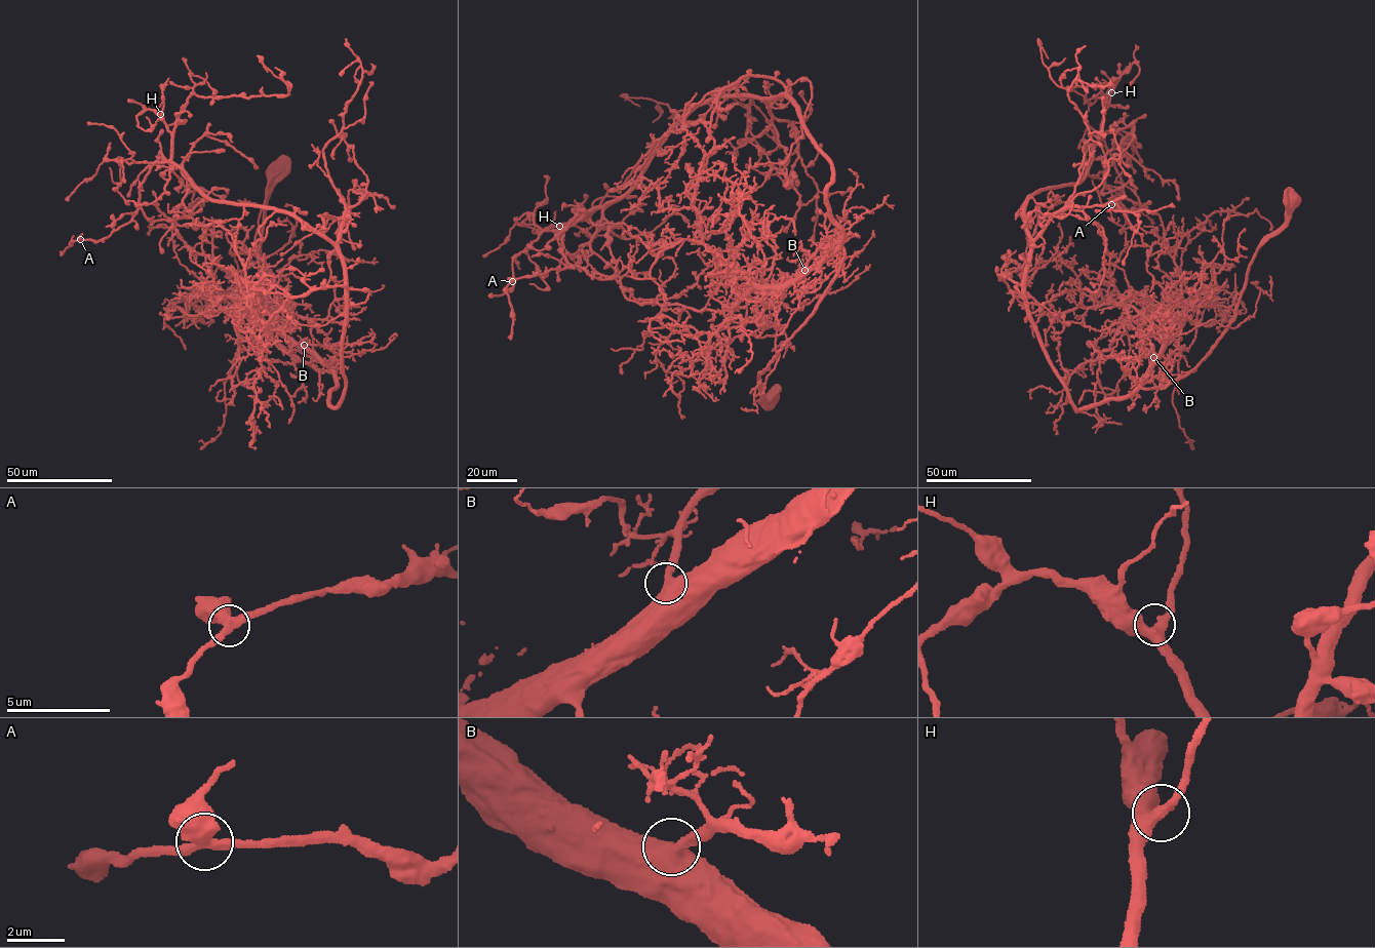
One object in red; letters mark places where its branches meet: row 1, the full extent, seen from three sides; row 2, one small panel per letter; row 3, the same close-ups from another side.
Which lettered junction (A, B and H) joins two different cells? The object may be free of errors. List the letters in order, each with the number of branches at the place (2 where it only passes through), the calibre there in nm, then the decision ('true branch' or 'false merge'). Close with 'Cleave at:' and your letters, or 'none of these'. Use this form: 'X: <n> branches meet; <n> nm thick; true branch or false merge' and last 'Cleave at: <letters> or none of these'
A: 3 branches meet; 420 nm thick; true branch
B: 3 branches meet; 440 nm thick; true branch
H: 3 branches meet; 400 nm thick; true branch
Cleave at: none of these

